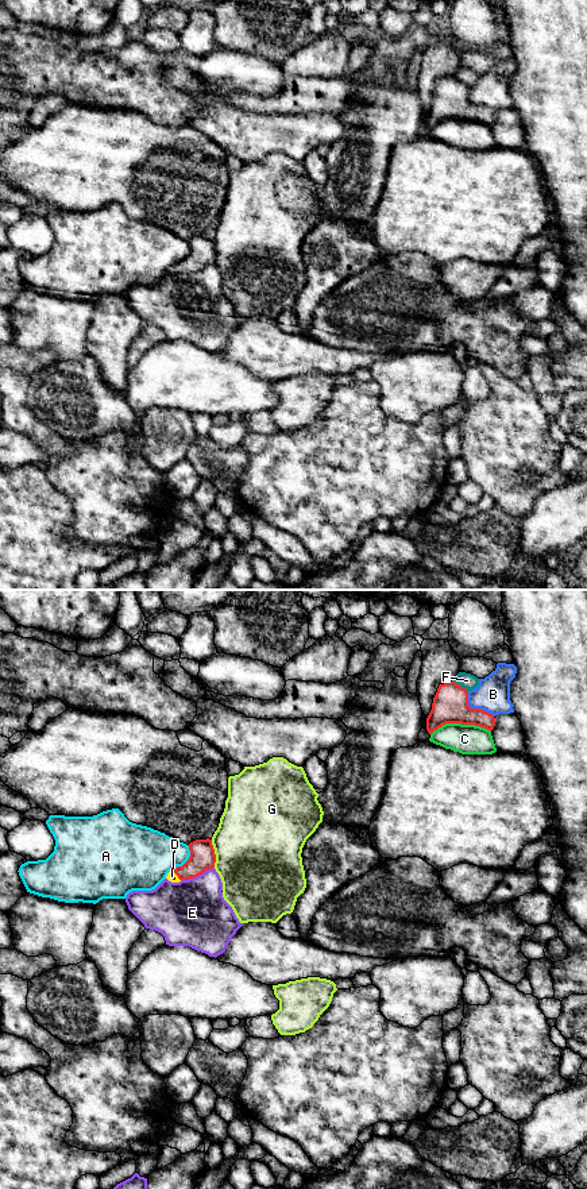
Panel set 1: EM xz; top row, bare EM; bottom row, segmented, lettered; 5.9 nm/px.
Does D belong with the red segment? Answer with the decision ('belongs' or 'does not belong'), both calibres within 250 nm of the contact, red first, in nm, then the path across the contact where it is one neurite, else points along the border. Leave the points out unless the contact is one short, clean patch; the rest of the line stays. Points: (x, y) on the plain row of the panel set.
belongs; 150 nm thick on the red side, 60 nm on the other; runs through xz (203, 253), (192, 263), (177, 270), (172, 271)

